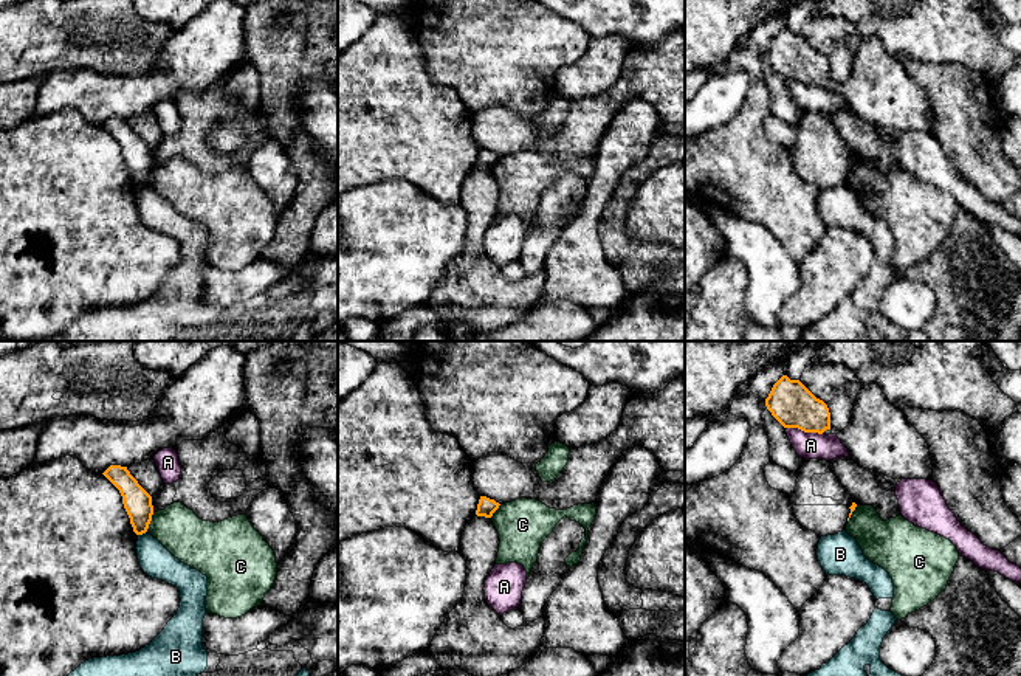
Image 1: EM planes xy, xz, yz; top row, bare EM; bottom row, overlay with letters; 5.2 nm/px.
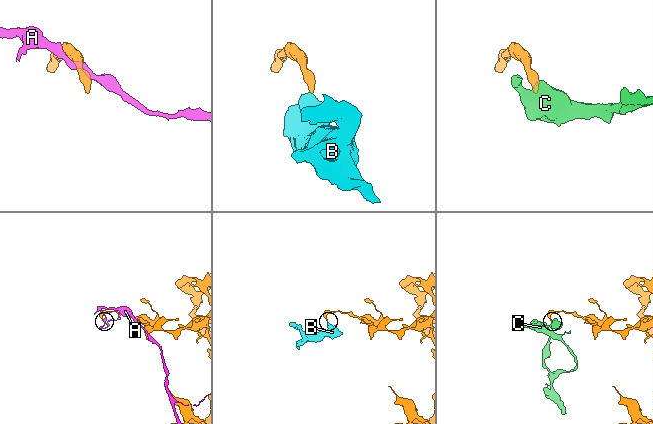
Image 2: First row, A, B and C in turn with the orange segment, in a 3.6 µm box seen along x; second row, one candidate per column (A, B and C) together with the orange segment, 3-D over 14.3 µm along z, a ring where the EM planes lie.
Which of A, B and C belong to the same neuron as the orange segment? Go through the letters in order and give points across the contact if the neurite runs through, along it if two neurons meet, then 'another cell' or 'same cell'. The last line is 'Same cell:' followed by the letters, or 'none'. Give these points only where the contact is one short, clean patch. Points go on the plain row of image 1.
A: border yz (786, 79), (821, 87); another cell
B: border xy (146, 183), (138, 188); another cell
C: border xy (154, 165), (146, 183); another cell
Same cell: none

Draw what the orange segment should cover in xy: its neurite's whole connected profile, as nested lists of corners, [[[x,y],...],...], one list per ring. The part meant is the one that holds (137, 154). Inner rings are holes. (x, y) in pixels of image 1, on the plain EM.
[[[110,118],[102,127],[119,143],[133,185],[136,188],[146,186],[153,167],[152,149],[138,136],[127,119]]]

